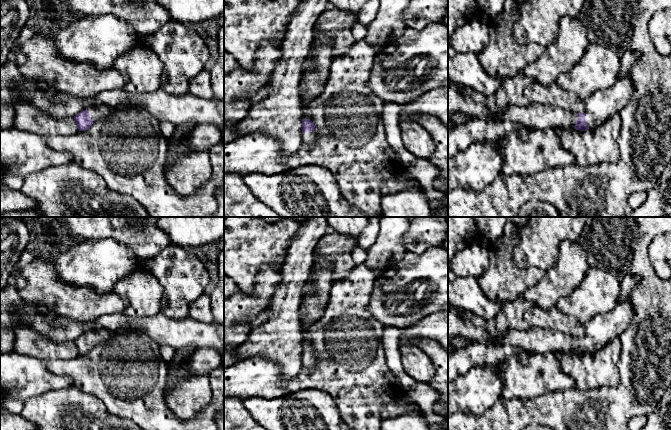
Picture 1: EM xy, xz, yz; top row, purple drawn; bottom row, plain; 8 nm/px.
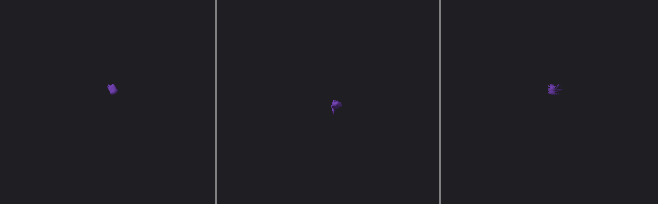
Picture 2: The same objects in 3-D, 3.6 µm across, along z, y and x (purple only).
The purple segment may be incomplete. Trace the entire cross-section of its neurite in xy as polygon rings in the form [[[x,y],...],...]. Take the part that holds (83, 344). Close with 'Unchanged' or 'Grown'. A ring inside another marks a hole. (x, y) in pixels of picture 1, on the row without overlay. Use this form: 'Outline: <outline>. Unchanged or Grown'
Outline: [[[87,324],[87,333],[81,335],[76,340],[74,340],[74,345],[78,350],[79,355],[85,355],[93,348],[93,344],[90,339],[98,339],[100,342],[103,342],[110,336],[110,332],[107,330],[101,329],[92,329],[90,324]]]. Grown

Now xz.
Outline: [[[303,336],[302,343],[302,366],[306,369],[314,369],[317,364],[321,362],[321,359],[318,359],[314,356],[316,349],[308,342],[308,340]]]. Grown

